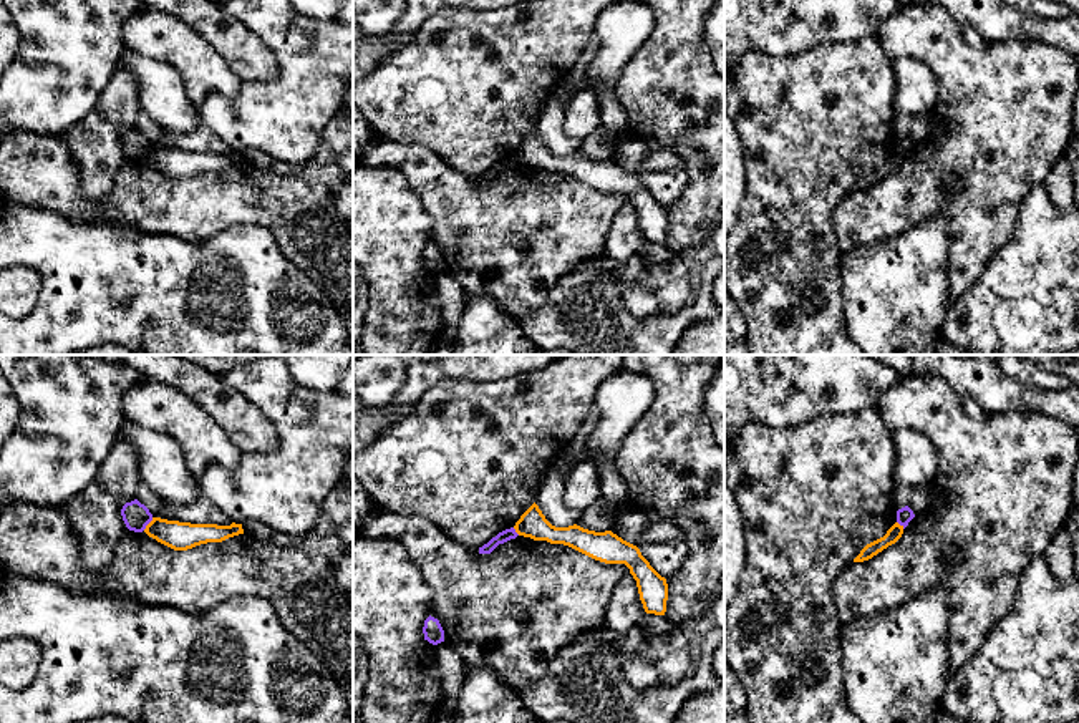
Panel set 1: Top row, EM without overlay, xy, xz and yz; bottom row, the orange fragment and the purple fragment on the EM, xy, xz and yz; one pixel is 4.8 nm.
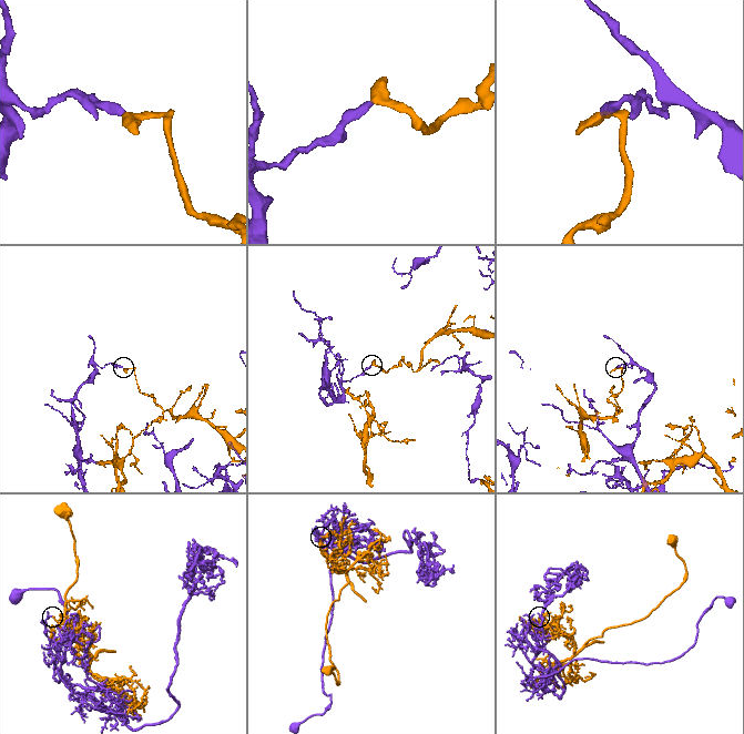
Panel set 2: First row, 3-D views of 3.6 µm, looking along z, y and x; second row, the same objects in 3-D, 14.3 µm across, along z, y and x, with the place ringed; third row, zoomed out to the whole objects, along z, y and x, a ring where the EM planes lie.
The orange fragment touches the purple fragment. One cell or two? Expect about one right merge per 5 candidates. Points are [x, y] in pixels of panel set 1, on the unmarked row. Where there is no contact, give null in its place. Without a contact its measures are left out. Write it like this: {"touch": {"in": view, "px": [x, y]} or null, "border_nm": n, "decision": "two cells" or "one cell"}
{"touch": {"in": "xy", "px": [148, 153]}, "border_nm": 80, "decision": "two cells"}

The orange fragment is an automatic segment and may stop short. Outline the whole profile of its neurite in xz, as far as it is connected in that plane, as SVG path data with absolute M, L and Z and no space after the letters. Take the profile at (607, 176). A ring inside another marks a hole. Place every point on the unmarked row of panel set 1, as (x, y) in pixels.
M535 131L520 144L514 158L519 164L564 172L605 192L625 192L636 209L645 240L665 244L668 229L666 207L650 194L636 174L612 159L595 161L577 153L555 156L545 148Z

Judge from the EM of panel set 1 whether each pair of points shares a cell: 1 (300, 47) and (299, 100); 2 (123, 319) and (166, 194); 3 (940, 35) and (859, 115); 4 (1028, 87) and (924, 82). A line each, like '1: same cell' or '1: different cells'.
1: same cell
2: different cells
3: different cells
4: different cells

